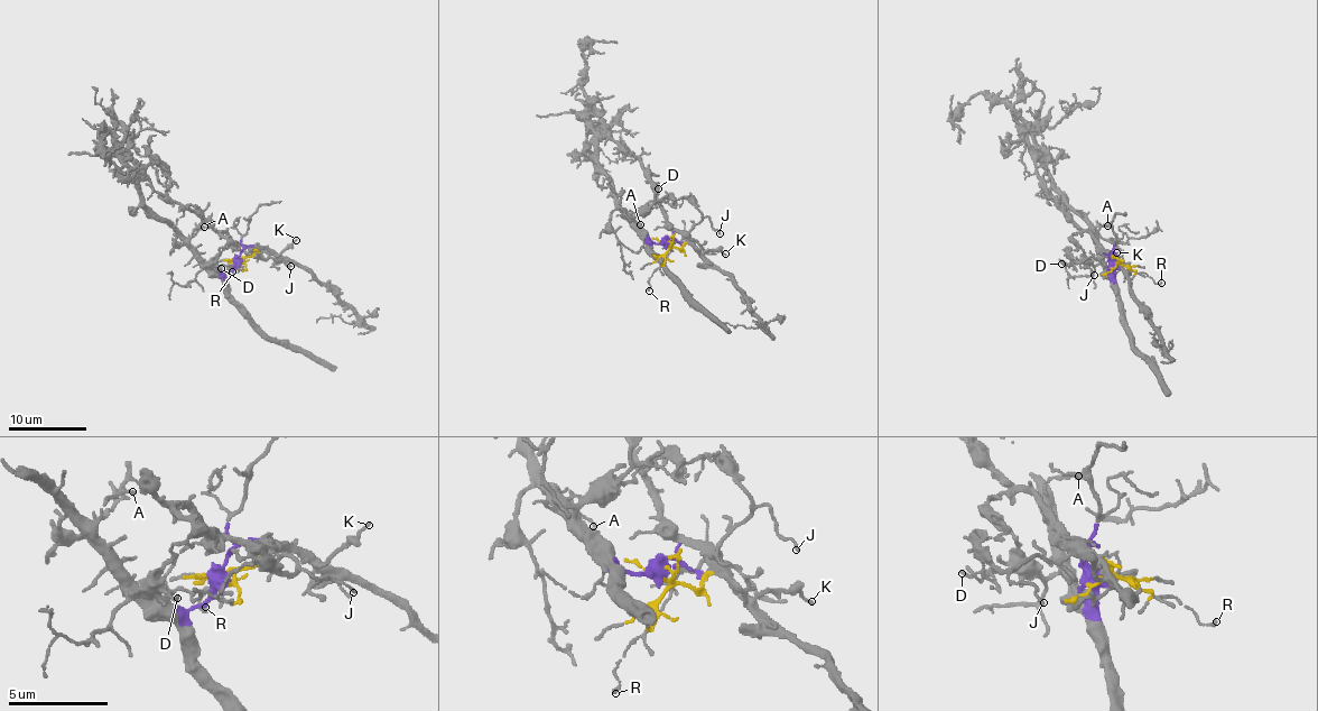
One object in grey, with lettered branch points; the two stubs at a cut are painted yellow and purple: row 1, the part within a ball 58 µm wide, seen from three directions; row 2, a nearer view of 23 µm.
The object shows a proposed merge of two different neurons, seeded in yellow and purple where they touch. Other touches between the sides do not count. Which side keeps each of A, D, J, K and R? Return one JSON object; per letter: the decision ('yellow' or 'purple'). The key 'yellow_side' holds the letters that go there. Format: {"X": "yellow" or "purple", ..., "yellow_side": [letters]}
{"A": "purple", "D": "purple", "J": "yellow", "K": "yellow", "R": "yellow", "yellow_side": ["J", "K", "R"]}

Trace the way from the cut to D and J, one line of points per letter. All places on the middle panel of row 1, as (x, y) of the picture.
D: (665, 243), (649, 241), (633, 222), (653, 202), (659, 188)
J: (665, 243), (684, 247), (686, 236), (707, 215), (720, 234)

